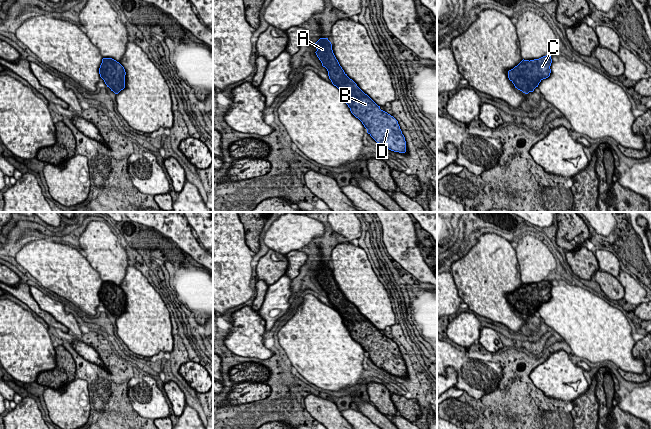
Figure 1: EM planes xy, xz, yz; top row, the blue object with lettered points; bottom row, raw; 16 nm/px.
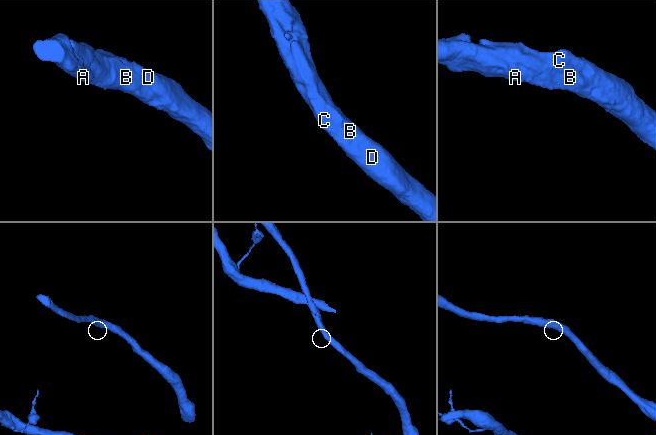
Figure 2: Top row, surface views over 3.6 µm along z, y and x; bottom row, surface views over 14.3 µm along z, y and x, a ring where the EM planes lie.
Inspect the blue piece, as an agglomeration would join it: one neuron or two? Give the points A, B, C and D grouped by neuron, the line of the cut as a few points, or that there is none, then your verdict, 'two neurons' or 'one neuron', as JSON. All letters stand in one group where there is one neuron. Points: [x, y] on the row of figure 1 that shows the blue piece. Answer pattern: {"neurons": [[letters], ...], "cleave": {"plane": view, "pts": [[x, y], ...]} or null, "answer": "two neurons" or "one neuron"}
{"neurons": [["A", "B", "C", "D"]], "cleave": null, "answer": "one neuron"}

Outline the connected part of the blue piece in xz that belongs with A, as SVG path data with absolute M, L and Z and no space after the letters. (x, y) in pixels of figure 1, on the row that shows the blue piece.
M320 38L314 46L317 49L315 53L322 66L327 69L332 84L340 90L351 113L362 122L367 133L387 149L405 153L406 141L398 121L381 110L380 106L347 76L336 59L328 38Z

